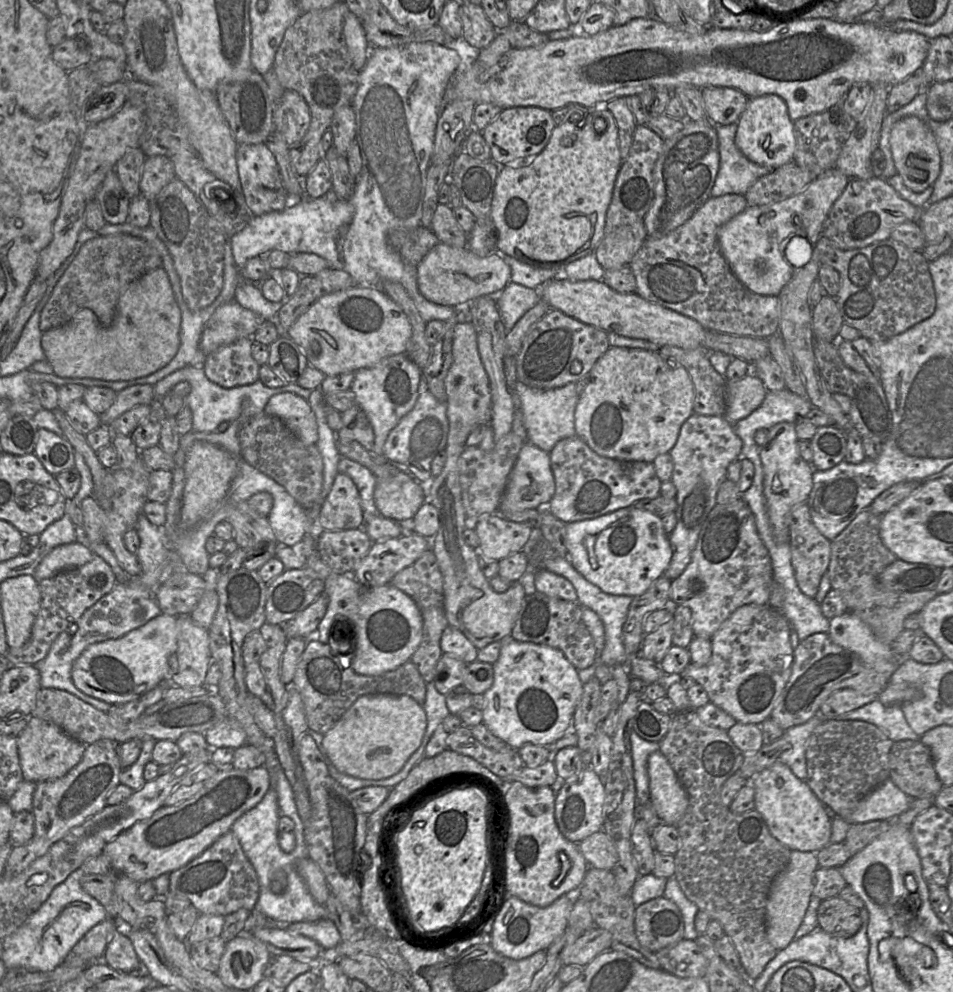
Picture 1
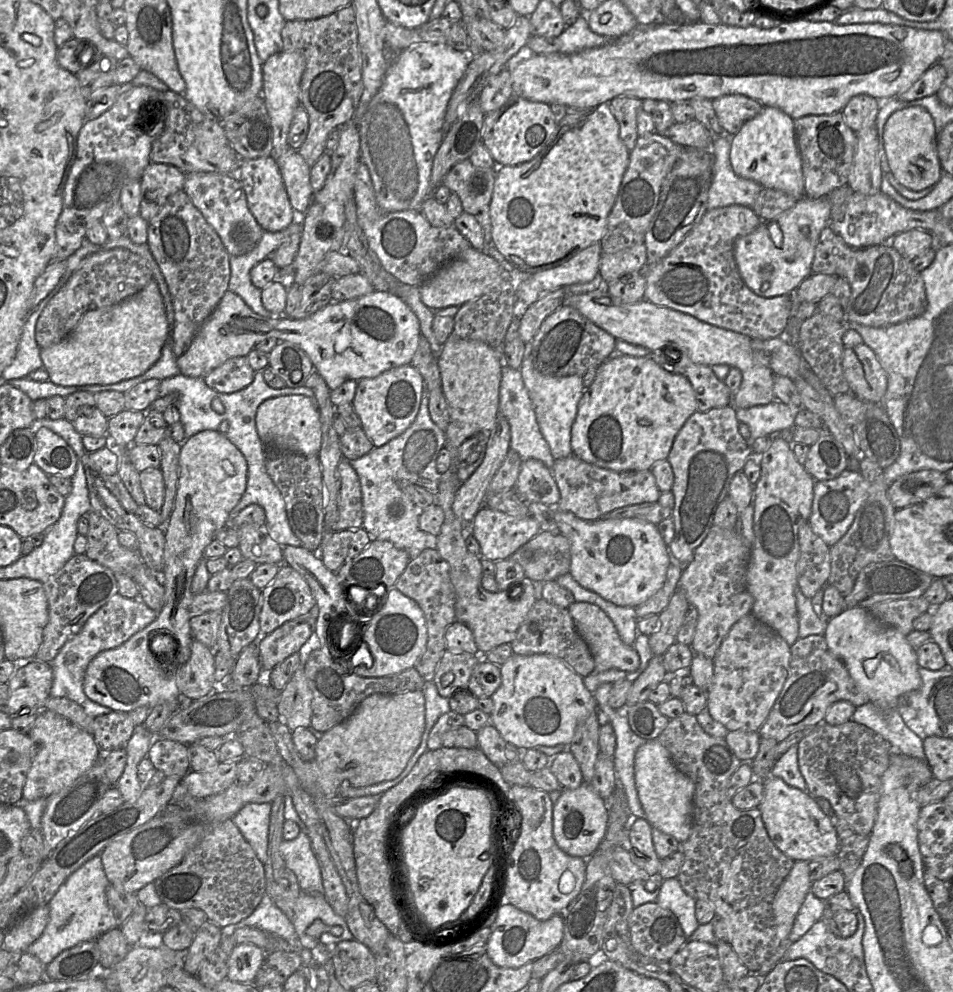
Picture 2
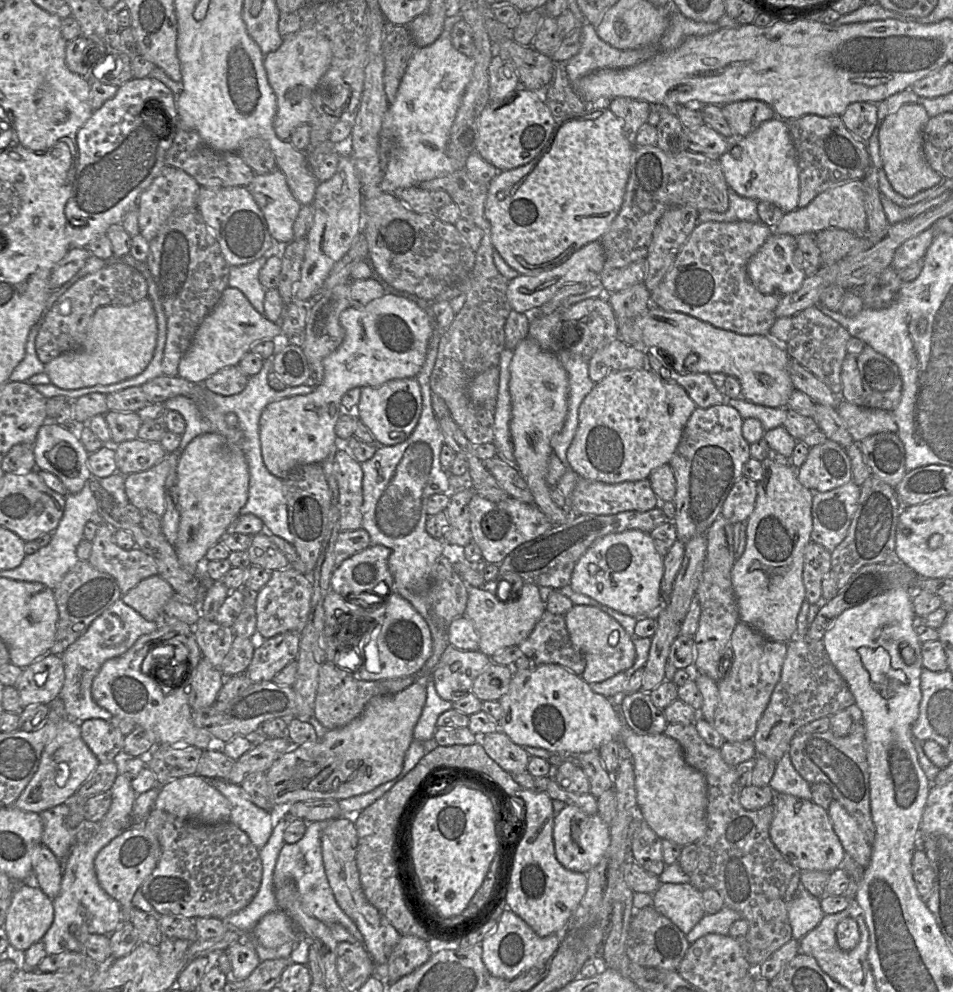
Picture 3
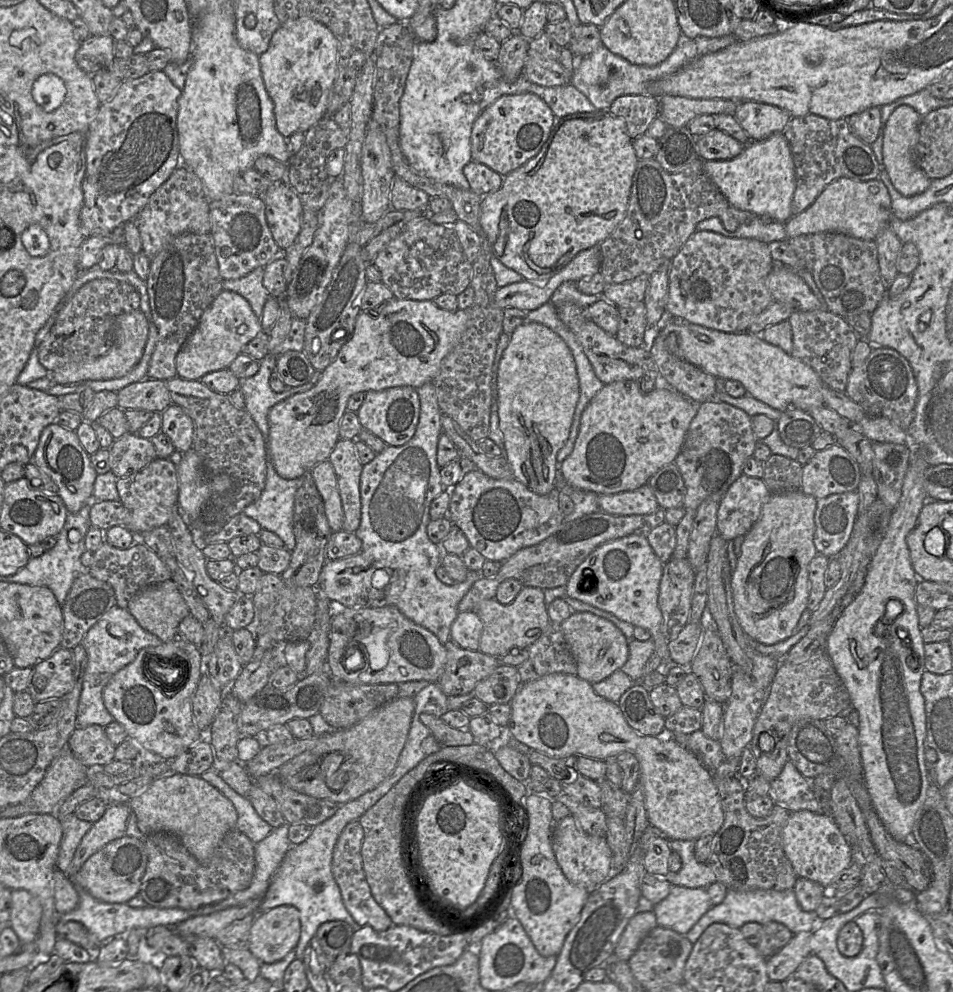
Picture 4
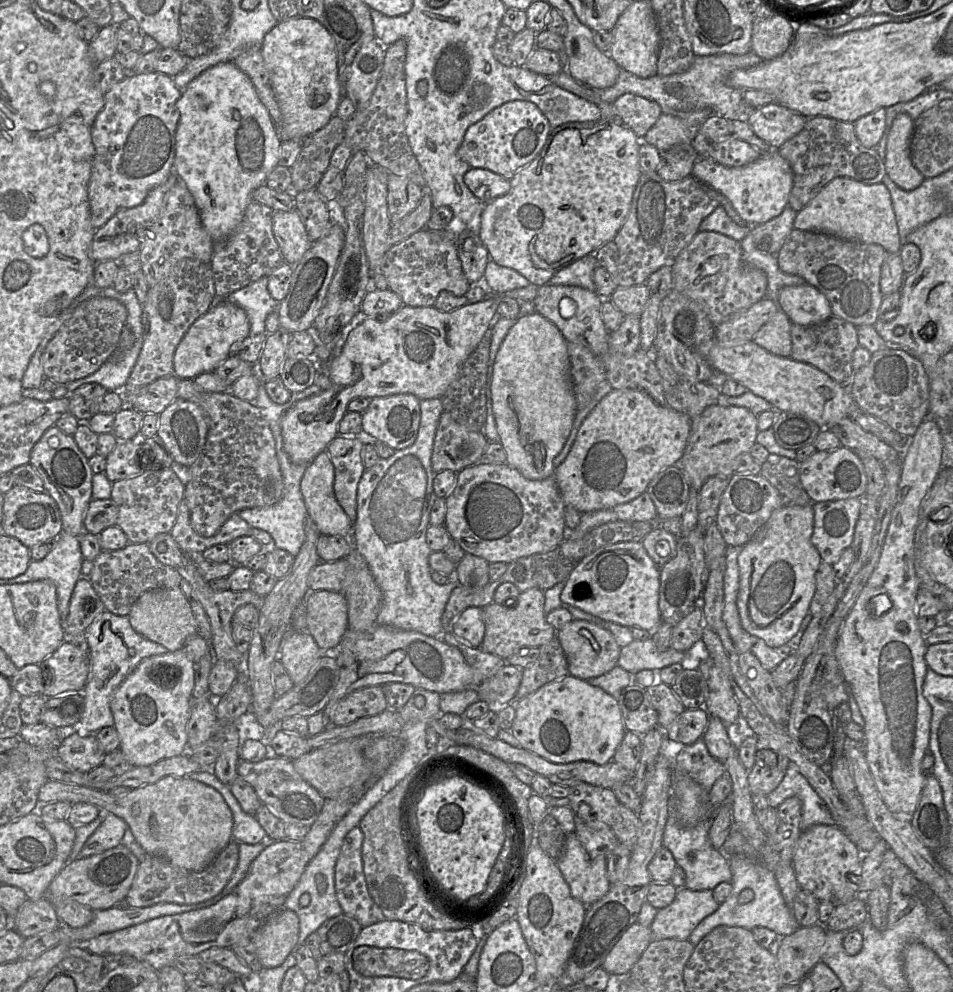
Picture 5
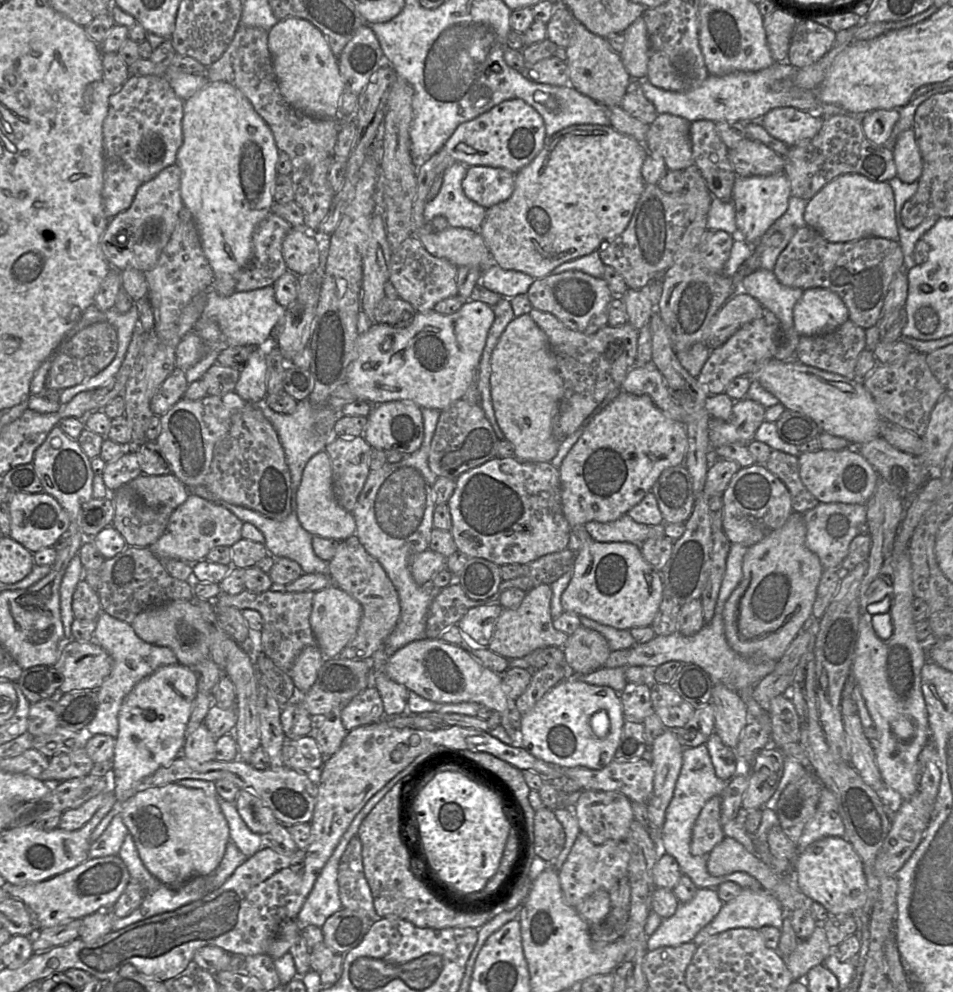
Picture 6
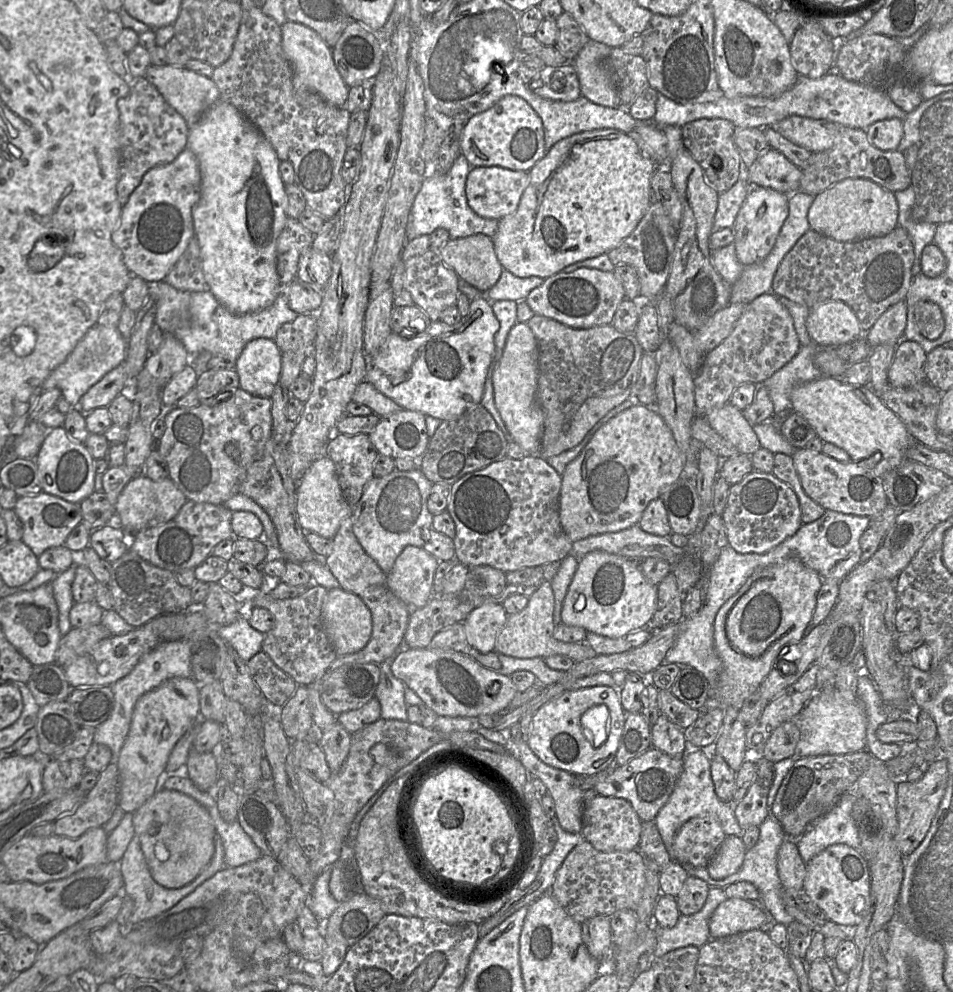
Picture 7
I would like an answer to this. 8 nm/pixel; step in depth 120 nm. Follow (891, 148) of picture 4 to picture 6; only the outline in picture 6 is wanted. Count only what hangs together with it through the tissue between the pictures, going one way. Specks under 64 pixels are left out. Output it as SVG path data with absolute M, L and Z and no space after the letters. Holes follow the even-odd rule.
M914 128L900 133L893 149L897 178L910 184L917 182L923 170L923 159L916 141Z

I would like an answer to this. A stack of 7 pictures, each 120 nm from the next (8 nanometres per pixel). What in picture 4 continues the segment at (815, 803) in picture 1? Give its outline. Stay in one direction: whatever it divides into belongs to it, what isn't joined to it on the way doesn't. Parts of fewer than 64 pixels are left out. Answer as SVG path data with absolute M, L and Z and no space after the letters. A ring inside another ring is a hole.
M809 810L791 812L782 831L785 855L796 875L832 887L836 878L853 863L850 845L840 832L838 825L827 813L814 813Z

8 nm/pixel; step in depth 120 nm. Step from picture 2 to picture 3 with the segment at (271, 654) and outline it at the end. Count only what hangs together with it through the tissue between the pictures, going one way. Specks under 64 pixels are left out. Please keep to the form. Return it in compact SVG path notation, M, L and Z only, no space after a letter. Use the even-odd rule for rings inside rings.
M256 631L250 639L255 650L245 674L252 683L272 681L278 672L297 658L300 635L295 632L264 639Z

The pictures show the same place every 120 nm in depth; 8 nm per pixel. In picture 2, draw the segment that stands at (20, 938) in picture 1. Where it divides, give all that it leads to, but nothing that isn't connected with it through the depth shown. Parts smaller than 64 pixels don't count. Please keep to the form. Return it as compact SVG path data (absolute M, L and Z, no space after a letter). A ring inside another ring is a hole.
M96 855L85 862L66 879L50 900L47 926L42 935L26 951L37 957L45 966L63 950L85 941L95 940L103 933L117 927L106 898L108 885L101 856Z

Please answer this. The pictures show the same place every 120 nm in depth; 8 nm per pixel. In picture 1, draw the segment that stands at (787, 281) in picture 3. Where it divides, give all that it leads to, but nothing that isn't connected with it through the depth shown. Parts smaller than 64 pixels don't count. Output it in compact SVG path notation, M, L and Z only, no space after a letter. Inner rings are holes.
M837 167L827 170L800 193L768 205L747 206L726 222L717 237L721 253L737 279L754 293L778 296L791 280L794 270L784 256L786 246L794 237L805 238L812 247L816 245L832 205L849 180Z

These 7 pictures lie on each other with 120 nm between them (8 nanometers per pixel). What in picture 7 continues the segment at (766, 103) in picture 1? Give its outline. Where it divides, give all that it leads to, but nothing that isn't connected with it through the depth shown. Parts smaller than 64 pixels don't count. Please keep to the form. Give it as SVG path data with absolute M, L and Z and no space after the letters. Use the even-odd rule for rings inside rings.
M751 187L733 226L734 245L738 261L745 267L763 260L772 250L788 216L790 195L770 188Z

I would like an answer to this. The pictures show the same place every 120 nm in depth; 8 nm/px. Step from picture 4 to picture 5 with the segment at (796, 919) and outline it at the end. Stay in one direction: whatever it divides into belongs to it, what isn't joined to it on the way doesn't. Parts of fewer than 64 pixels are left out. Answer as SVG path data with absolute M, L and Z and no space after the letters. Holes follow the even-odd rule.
M741 855L729 857L729 863L732 872L732 891L718 909L703 919L692 931L688 938L691 944L696 946L702 938L718 926L743 927L749 930L755 927L765 927L775 932L779 938L791 935L800 928L781 894L773 872L763 864ZM744 889L752 890L754 898L746 904L739 904L738 897Z

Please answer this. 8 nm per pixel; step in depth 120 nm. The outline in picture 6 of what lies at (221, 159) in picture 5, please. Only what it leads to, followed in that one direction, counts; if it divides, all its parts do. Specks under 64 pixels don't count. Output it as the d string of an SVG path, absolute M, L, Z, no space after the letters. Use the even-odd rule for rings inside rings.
M209 82L184 102L183 143L176 164L181 170L181 197L197 226L203 252L214 277L234 274L252 259L252 237L259 223L271 213L280 151L273 133L248 98L227 82Z

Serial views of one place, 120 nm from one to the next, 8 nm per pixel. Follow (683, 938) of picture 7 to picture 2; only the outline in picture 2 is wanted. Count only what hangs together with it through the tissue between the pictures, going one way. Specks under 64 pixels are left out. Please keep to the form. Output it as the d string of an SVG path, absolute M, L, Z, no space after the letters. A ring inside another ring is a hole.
M677 878L663 881L656 903L677 917L686 938L699 927L695 914L696 900L683 890Z

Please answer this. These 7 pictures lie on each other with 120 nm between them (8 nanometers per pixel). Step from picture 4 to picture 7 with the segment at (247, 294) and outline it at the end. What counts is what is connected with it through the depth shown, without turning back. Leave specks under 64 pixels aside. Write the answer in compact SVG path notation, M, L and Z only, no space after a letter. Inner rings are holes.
M208 290L191 293L189 312L189 326L173 331L171 334L182 342L190 360L193 360L201 352L207 351L212 356L222 356L237 361L248 342L258 338L274 340L278 329L283 324L293 322L300 315L291 310L285 293L279 293L273 304L263 310L246 314L233 314L220 304Z

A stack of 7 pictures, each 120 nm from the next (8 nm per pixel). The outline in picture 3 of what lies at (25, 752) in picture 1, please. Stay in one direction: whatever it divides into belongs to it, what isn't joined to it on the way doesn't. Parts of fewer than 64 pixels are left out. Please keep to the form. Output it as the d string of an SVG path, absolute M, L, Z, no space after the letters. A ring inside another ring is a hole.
M67 718L58 725L55 737L43 749L36 773L12 806L22 811L41 813L64 804L89 778L98 763L81 737L79 722Z

